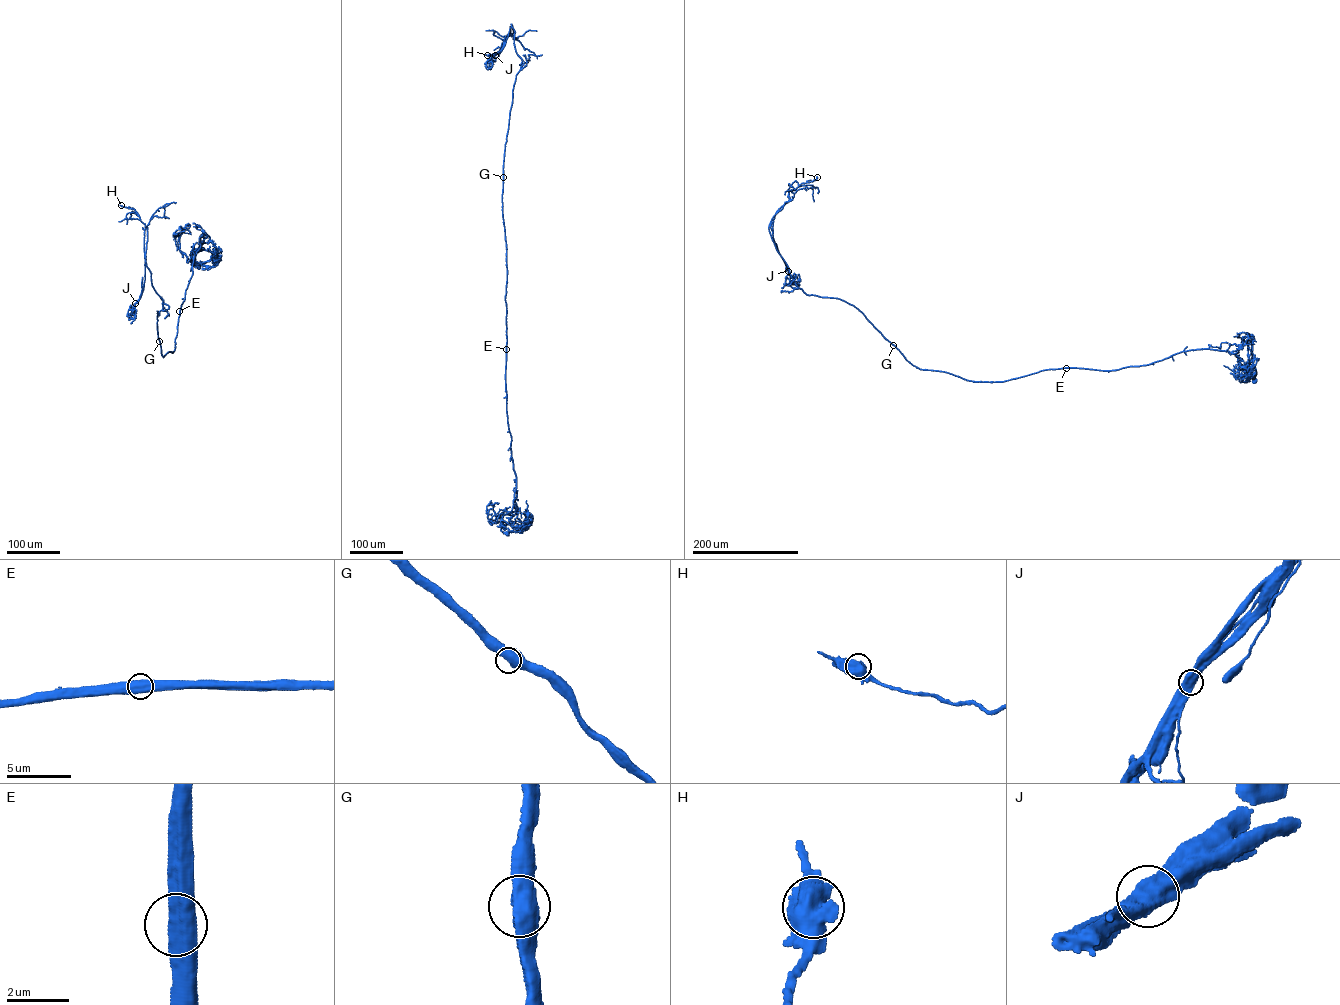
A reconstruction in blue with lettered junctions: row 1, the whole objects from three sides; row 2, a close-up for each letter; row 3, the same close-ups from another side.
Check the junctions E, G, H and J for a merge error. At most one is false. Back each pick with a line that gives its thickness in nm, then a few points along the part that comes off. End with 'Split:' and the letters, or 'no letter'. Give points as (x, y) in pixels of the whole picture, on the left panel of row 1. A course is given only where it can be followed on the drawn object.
J: calibre 650 nm; course (135, 303), (141, 291), (142, 277)
Split: J

